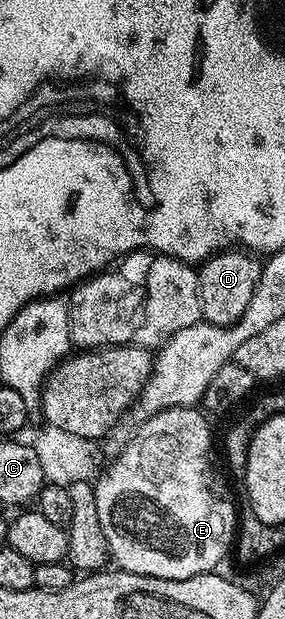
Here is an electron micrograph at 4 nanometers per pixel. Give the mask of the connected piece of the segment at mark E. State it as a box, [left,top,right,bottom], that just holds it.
[95,406,238,580]

